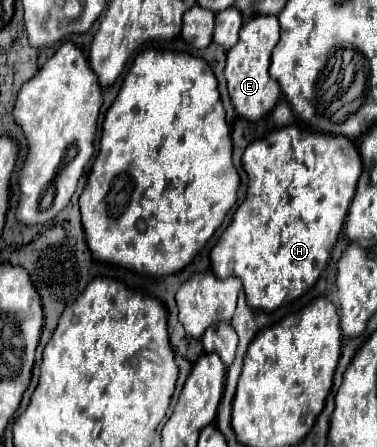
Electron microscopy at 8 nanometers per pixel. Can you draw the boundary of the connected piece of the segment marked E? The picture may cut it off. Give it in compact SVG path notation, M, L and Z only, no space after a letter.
M255 16L249 22L245 22L239 30L239 42L227 50L227 66L225 66L225 78L229 86L229 98L235 108L235 112L245 120L261 120L265 114L269 114L275 104L281 98L279 84L269 74L269 62L271 52L279 42L279 22L277 16Z

